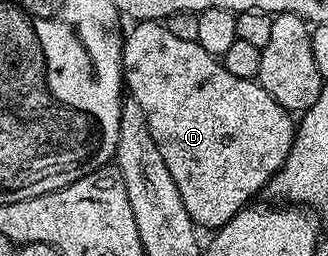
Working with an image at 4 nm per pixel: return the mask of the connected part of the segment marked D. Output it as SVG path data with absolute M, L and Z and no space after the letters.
M137 21L132 24L133 28L128 28L127 34L124 36L123 42L121 44L121 69L123 72L123 83L127 88L128 94L135 101L139 101L139 105L143 108L143 114L147 117L147 126L151 129L151 137L155 137L155 145L159 145L159 153L163 157L163 162L167 164L167 169L171 173L172 179L175 181L175 189L179 189L179 197L183 197L183 205L187 205L187 213L190 217L193 218L194 224L198 228L204 229L204 227L210 227L210 229L216 229L221 227L227 221L231 221L231 217L235 217L235 213L239 213L245 208L245 206L250 202L249 199L252 195L257 195L266 190L269 186L270 179L273 178L273 175L277 172L278 169L283 165L283 161L287 157L287 153L291 149L291 145L293 144L293 136L295 134L295 119L290 112L285 111L283 109L283 105L279 105L279 101L275 101L275 97L271 97L271 93L267 93L267 89L263 89L261 84L252 80L252 79L244 79L243 77L234 77L233 74L227 73L227 69L223 64L221 64L220 58L215 55L207 54L204 49L197 43L197 41L183 41L179 37L174 37L172 33L167 33L167 29L165 28L164 22L161 21Z

